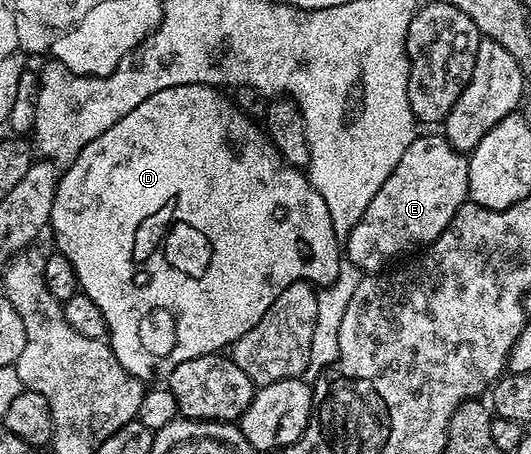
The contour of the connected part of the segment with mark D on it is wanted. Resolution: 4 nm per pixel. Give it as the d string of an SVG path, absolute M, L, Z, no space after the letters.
M186 84L169 86L169 90L157 90L157 94L145 98L141 106L129 110L125 118L113 122L105 134L93 138L89 146L82 148L73 163L62 169L59 184L55 188L49 225L49 232L55 235L54 247L73 266L79 292L88 296L101 312L106 328L105 340L115 355L115 361L140 382L162 381L181 362L218 353L257 326L265 310L269 310L275 301L276 292L271 288L259 288L259 284L251 284L251 288L239 288L239 280L231 280L231 276L239 276L239 268L247 268L243 276L259 276L259 268L271 268L271 280L275 280L275 264L278 262L279 280L285 286L300 283L301 278L306 278L315 286L331 286L339 274L341 240L333 230L329 206L323 204L314 183L300 169L284 164L266 131L260 125L258 128L255 125L258 123L252 117L246 116L219 92L222 91L218 87L209 84Z

